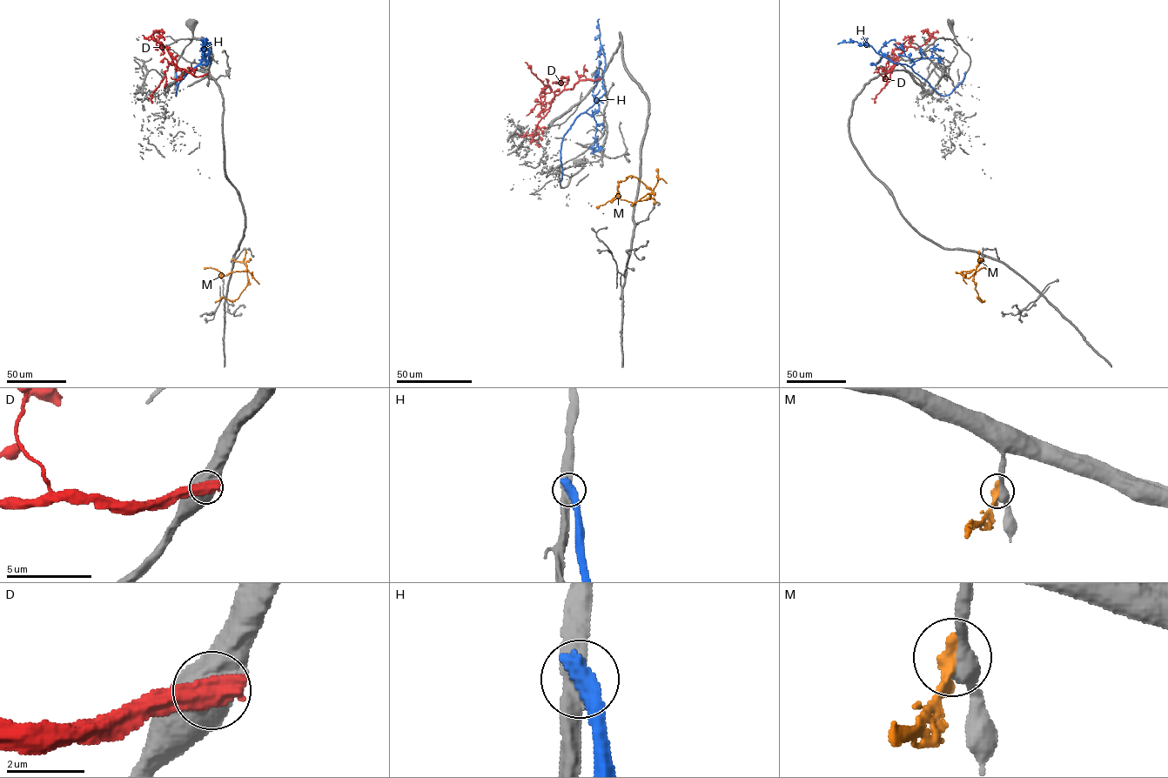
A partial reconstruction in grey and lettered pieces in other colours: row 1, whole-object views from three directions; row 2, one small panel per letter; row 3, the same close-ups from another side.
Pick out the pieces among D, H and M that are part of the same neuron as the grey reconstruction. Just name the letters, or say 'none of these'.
none of these

